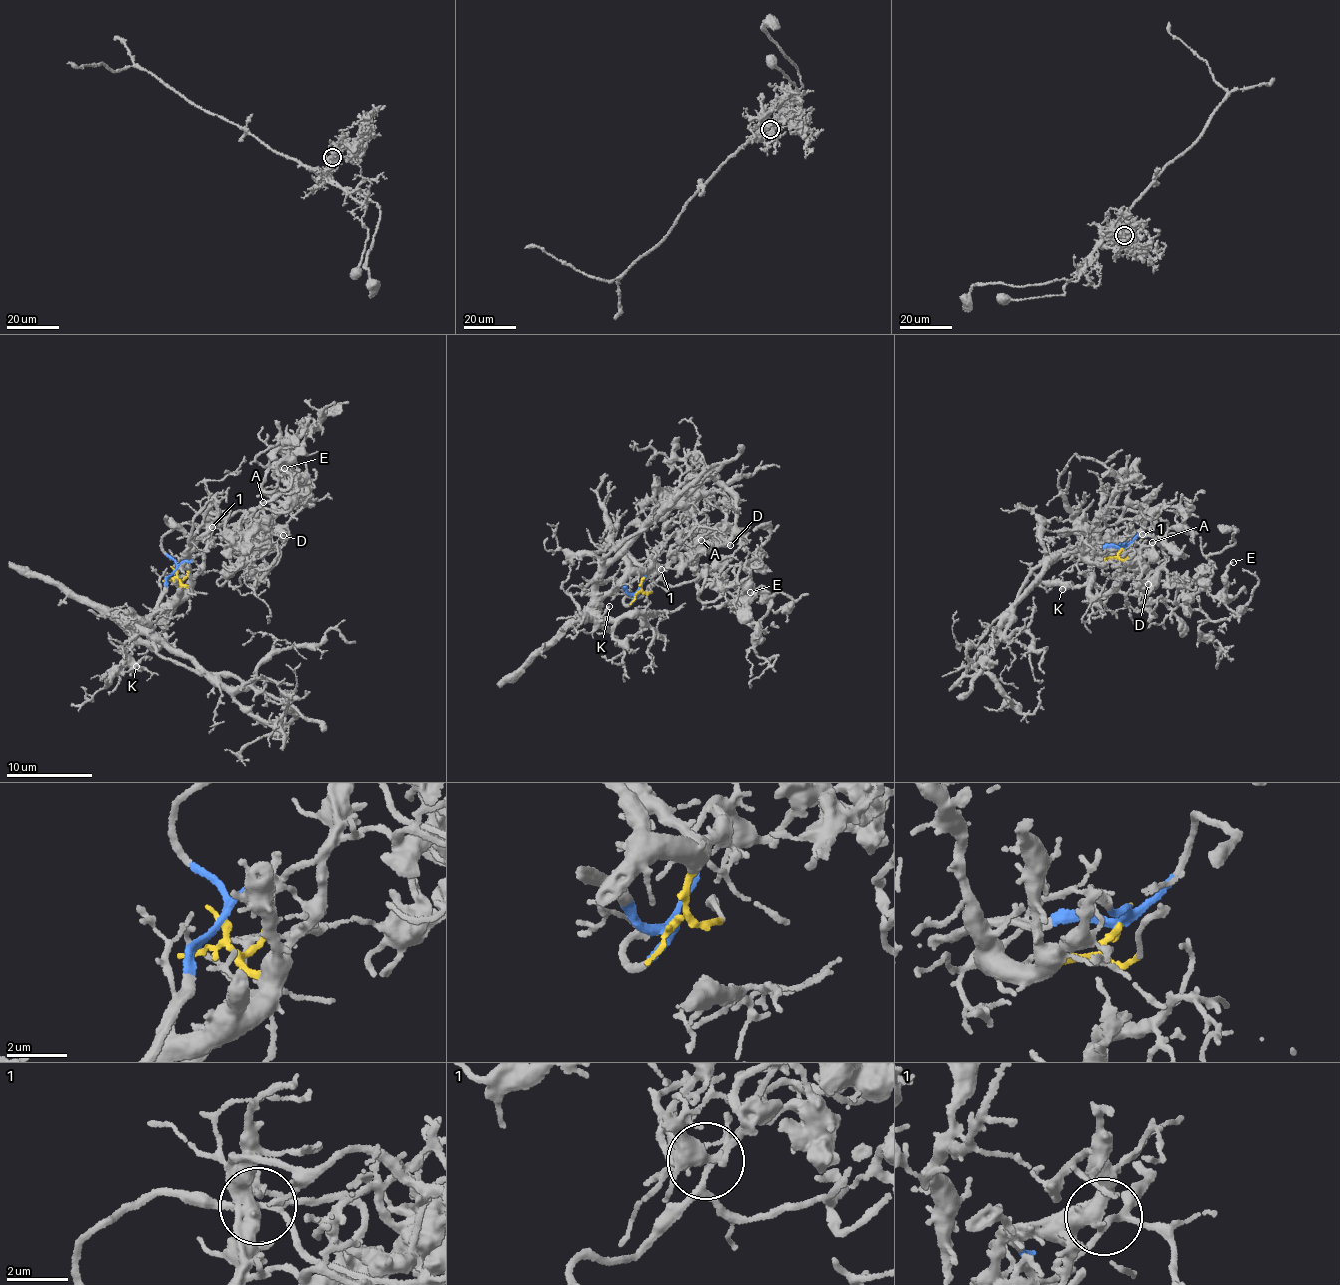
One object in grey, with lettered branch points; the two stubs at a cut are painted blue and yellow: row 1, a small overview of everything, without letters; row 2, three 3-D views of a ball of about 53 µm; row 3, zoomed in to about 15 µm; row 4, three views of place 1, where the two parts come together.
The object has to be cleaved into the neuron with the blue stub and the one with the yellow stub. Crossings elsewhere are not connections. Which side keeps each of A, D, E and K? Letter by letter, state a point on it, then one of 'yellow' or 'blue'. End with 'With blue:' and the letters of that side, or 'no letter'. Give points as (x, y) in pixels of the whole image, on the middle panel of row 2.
A: at (701, 540); blue
D: at (730, 545); blue
E: at (750, 592); blue
K: at (609, 606); yellow
With blue: A, D, E

